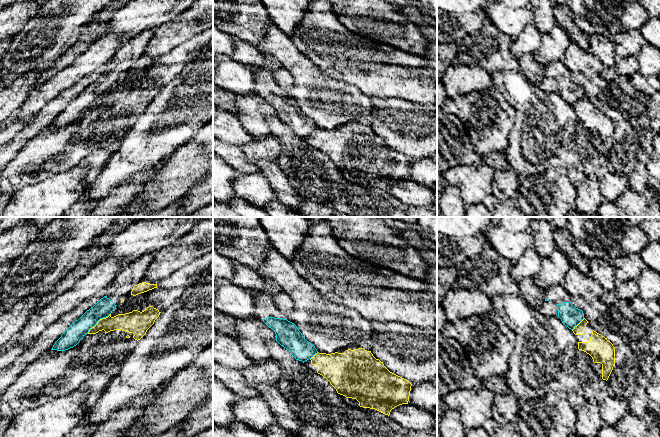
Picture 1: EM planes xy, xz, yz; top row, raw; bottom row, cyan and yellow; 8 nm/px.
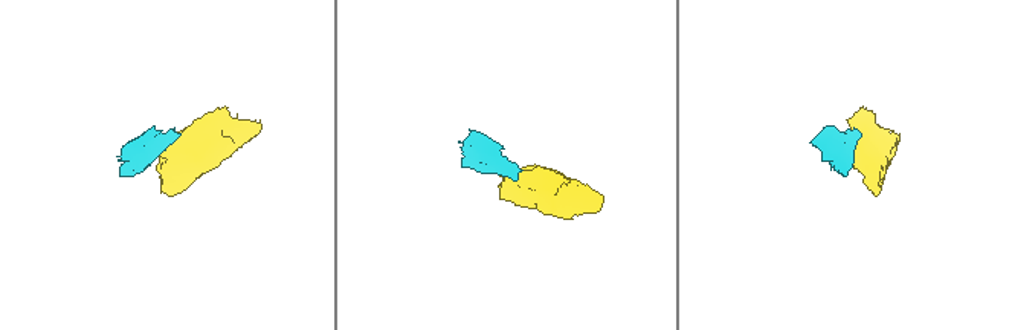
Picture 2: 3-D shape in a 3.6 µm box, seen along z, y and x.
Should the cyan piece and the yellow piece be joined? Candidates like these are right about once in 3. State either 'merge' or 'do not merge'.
do not merge

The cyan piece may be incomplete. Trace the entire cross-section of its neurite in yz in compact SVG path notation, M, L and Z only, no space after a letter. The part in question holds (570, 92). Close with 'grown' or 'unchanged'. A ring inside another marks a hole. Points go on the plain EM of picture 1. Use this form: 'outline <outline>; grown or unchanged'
outline M563 60L551 61L544 66L544 72L545 77L552 77L557 81L558 93L569 105L573 106L584 95L583 87L572 81L571 73Z; grown

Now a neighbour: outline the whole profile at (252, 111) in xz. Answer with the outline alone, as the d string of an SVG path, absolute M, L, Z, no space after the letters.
M235 96L235 107L235 115L248 133L261 138L272 135L267 118L276 116L276 110L263 97Z

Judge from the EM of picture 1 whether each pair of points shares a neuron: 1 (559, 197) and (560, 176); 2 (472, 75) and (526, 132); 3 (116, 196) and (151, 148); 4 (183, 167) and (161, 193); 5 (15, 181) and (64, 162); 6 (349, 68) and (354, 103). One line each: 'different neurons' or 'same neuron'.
1: same neuron
2: different neurons
3: different neurons
4: same neuron
5: same neuron
6: different neurons

